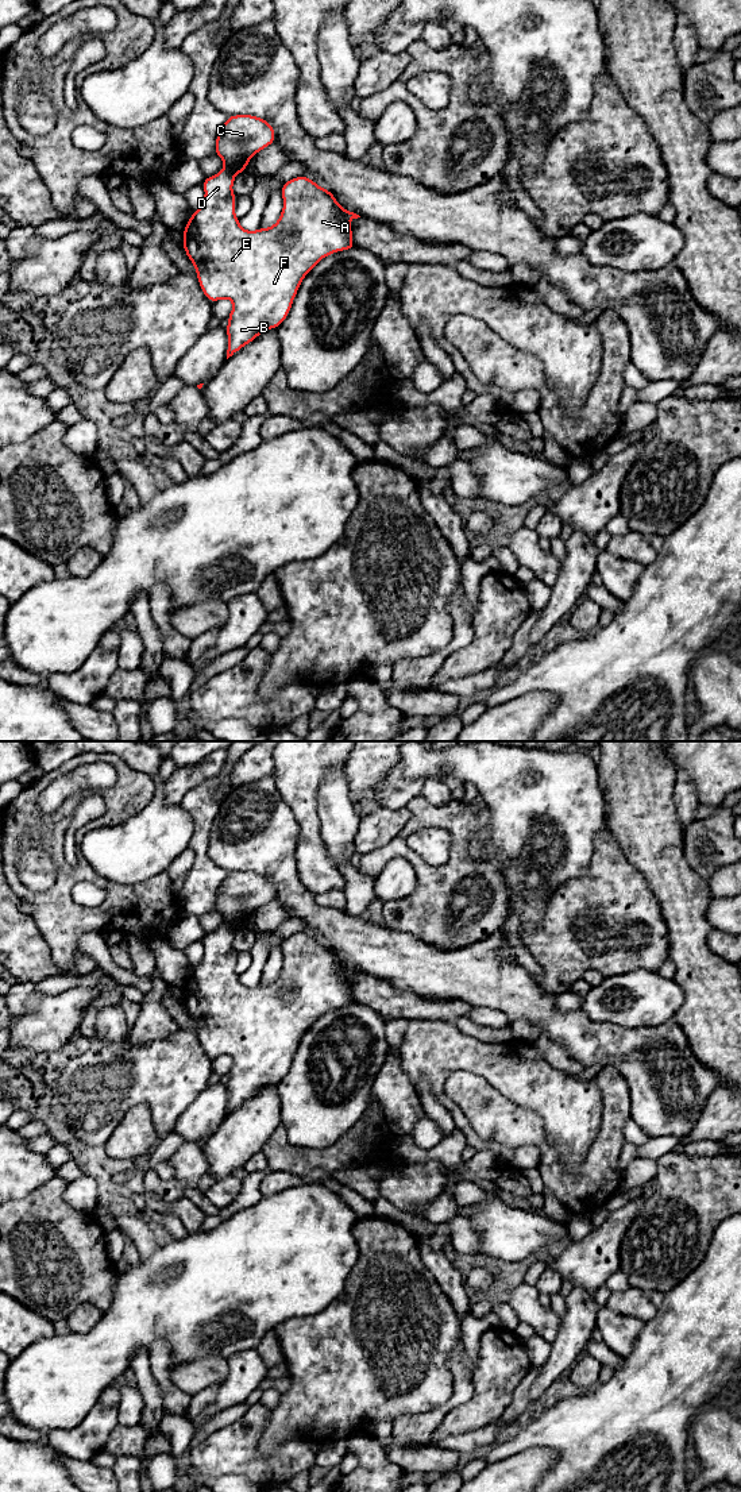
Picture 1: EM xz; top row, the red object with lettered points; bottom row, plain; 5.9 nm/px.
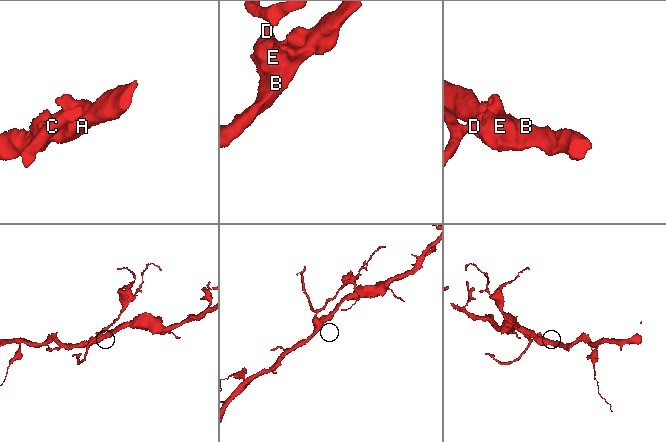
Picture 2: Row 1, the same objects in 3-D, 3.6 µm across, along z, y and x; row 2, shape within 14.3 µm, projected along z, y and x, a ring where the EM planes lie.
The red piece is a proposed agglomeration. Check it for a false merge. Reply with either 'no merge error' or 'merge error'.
merge error

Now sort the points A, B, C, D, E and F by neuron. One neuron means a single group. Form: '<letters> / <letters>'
A B D E F / C

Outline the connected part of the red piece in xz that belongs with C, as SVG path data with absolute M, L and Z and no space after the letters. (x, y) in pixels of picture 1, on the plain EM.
M234 871L228 872L216 892L215 910L235 932L243 929L248 917L274 897L275 887L267 876L254 871Z

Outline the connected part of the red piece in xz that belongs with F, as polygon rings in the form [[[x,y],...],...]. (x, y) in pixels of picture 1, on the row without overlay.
[[[227,924],[213,933],[207,933],[202,938],[205,953],[201,964],[192,969],[182,986],[184,1006],[196,1023],[197,1037],[205,1053],[211,1059],[221,1055],[229,1055],[234,1059],[225,1084],[228,1091],[227,1115],[265,1087],[278,1084],[282,1080],[292,1065],[301,1037],[324,1013],[336,1007],[356,1005],[351,992],[352,983],[348,978],[360,974],[340,963],[328,945],[323,945],[306,932],[301,932],[283,938],[281,944],[283,964],[278,978],[269,984],[246,987],[235,971],[234,937],[235,932]]]

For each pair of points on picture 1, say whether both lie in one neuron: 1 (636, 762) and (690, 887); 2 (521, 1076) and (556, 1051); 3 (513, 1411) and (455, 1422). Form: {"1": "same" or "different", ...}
{"1": "same", "2": "different", "3": "different"}

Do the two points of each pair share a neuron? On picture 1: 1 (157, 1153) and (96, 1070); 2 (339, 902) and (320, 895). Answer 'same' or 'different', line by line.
1: different
2: same

